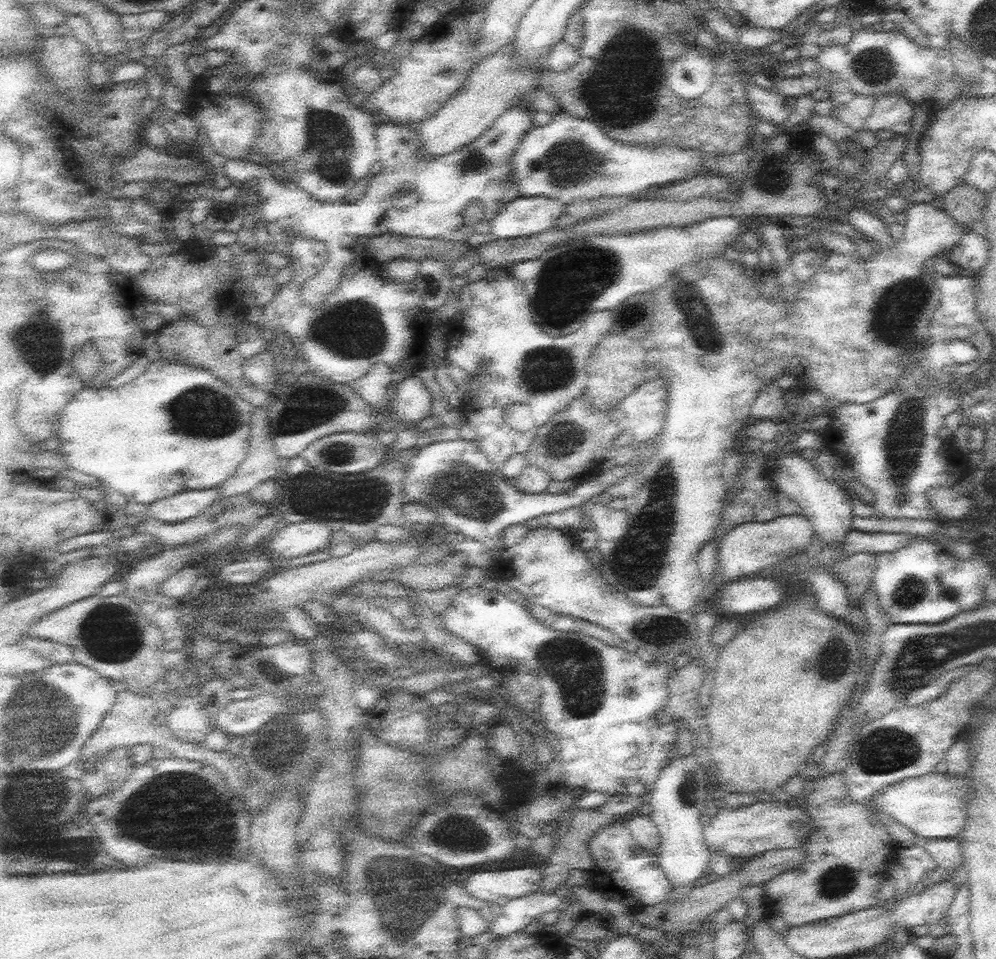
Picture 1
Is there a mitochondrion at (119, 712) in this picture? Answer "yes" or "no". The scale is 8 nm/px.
no

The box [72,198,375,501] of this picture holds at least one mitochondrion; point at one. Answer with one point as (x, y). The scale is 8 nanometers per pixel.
(201, 410)

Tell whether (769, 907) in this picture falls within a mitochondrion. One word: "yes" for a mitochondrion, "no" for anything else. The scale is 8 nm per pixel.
no

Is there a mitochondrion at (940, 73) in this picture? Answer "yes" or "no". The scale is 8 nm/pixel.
no

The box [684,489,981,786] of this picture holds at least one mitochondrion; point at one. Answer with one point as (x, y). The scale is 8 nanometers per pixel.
(890, 750)

